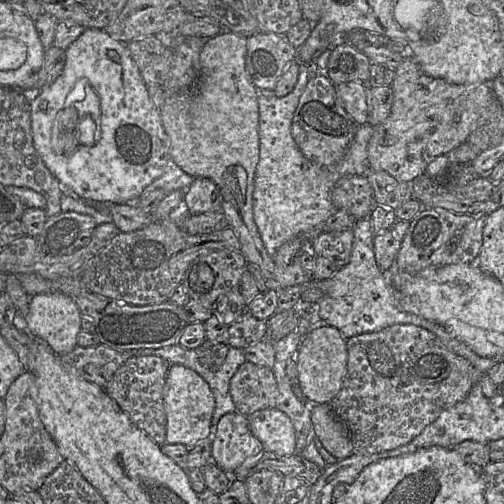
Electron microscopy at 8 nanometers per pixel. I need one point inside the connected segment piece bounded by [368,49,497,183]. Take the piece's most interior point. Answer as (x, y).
(429, 117)

